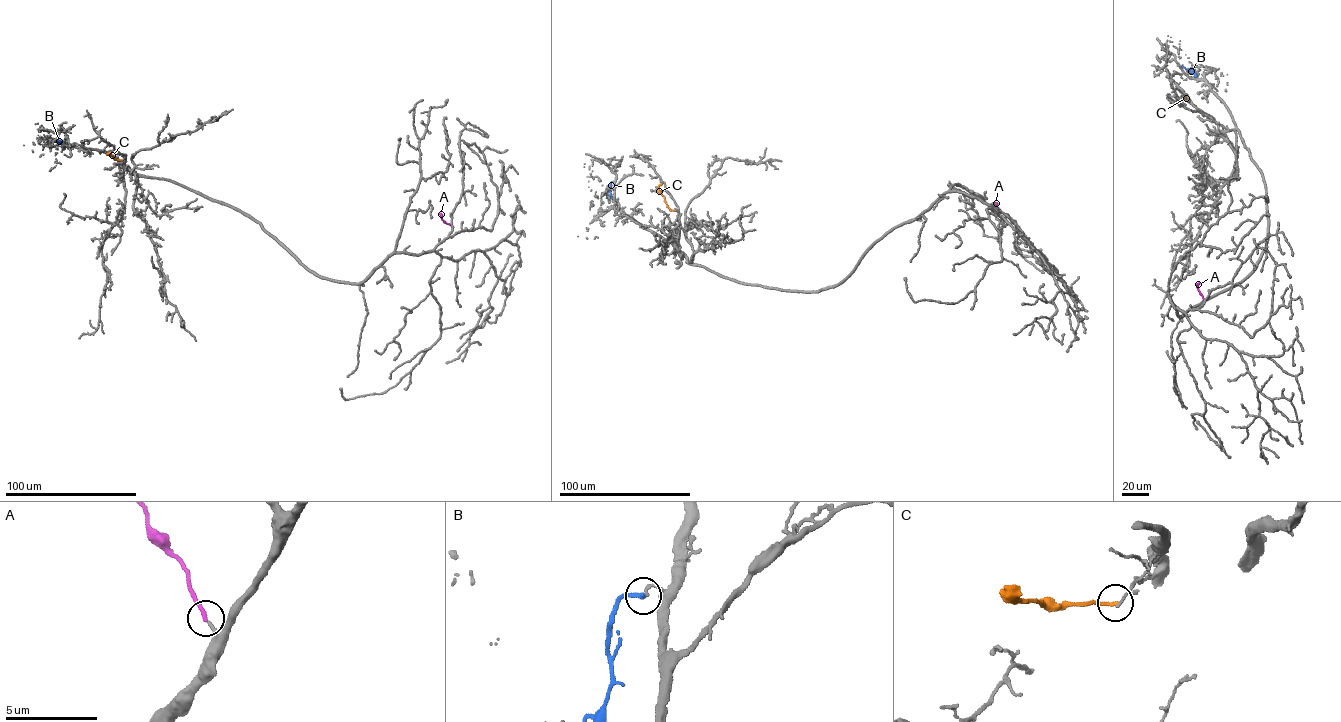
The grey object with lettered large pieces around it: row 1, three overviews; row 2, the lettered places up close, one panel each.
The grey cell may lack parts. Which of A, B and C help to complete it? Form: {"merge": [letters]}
{"merge": ["A"]}

